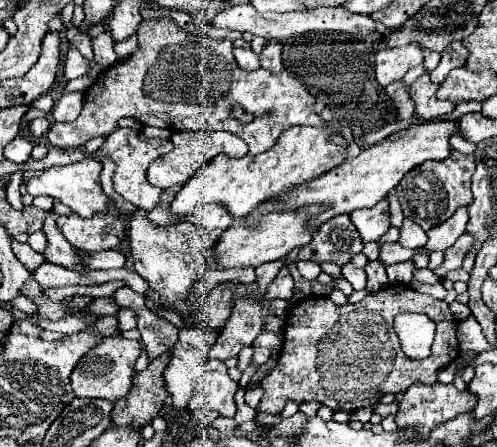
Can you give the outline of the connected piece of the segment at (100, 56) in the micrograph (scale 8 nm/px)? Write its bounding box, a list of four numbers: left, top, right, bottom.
[92,31,118,67]

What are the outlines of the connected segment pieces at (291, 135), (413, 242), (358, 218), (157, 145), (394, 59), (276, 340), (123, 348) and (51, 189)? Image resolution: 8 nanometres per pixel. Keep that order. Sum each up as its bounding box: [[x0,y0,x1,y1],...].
[[170,125,346,217],[398,219,426,249],[350,199,390,243],[104,129,172,211],[376,43,422,87],[254,331,282,349],[70,337,140,403],[26,157,110,217]]

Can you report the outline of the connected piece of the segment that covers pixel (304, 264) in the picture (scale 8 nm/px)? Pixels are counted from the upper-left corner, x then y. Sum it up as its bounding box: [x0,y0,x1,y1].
[296,261,322,281]

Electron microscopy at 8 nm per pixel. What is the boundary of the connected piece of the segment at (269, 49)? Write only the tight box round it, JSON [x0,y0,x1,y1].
[260,41,282,71]

